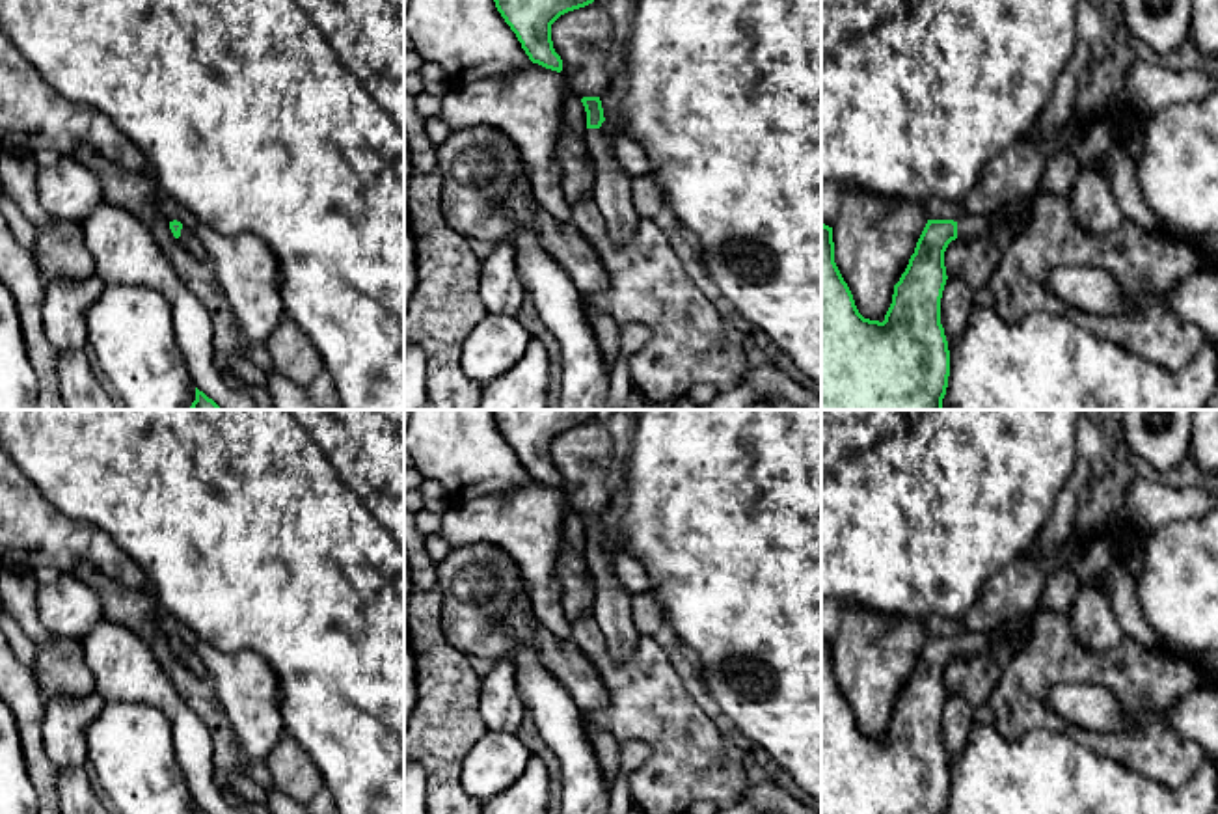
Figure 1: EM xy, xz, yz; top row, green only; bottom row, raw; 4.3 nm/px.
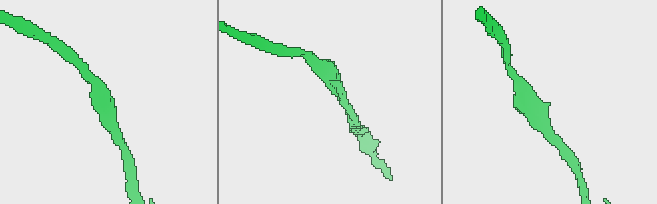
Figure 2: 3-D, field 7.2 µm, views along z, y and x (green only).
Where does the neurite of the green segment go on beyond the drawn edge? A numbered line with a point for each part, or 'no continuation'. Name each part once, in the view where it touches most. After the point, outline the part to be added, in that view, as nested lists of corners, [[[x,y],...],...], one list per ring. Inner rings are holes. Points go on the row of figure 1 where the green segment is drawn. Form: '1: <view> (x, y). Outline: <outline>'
1: yz (969, 226). Outline: [[[1009,205],[1006,210],[998,210],[998,212],[963,214],[957,220],[955,240],[974,240],[998,224],[1009,224],[1015,237],[1030,227],[1032,210],[1024,209],[1022,205]]]

